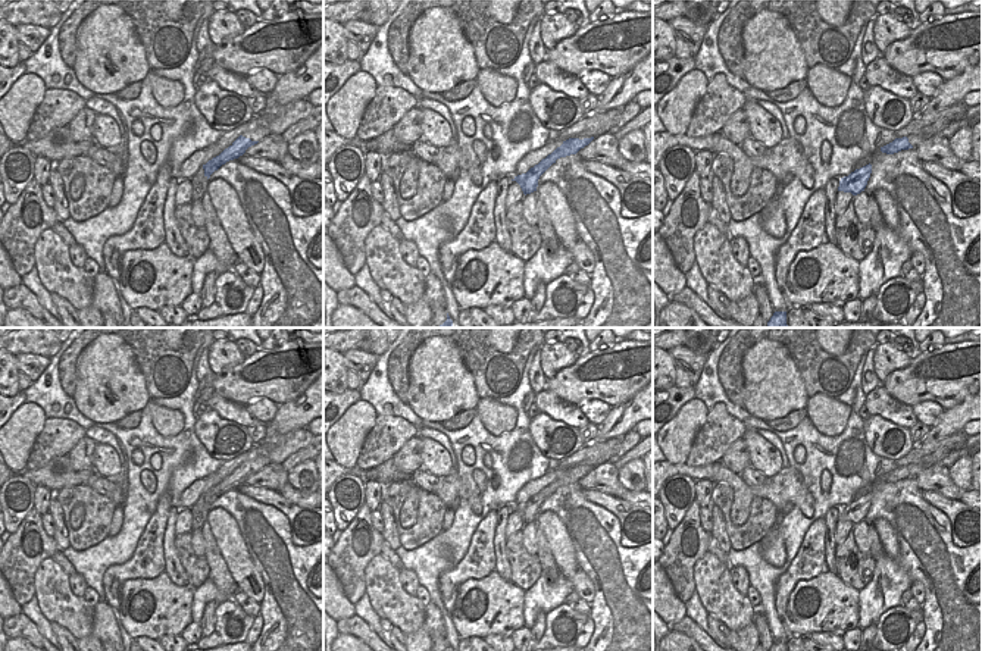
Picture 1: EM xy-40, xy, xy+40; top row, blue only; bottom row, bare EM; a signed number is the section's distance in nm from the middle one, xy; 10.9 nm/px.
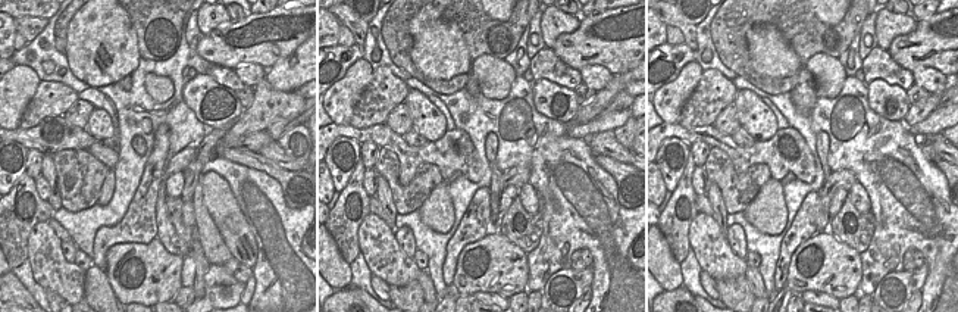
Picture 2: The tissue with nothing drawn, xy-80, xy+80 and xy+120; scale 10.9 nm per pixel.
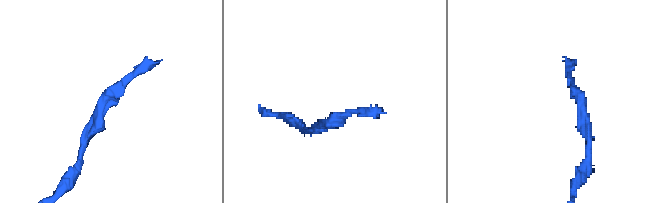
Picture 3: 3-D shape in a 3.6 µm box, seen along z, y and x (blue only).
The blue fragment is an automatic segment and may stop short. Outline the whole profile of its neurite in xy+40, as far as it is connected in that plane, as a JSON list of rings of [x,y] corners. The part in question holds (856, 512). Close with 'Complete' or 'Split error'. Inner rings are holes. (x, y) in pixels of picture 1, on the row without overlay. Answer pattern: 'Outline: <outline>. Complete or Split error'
Outline: [[[866,494],[860,498],[856,498],[848,506],[841,507],[838,520],[851,522],[853,525],[864,520],[867,510],[872,503],[872,494]]]. Complete.

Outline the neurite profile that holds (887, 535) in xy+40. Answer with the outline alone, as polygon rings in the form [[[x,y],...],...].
[[[876,519],[872,526],[875,528],[885,555],[895,558],[900,553],[895,530],[885,519]]]

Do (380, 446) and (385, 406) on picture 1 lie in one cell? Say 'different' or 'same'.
different

